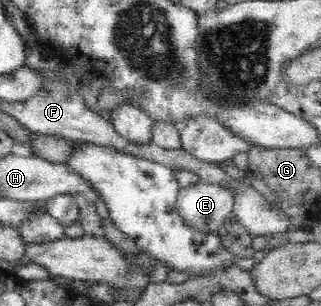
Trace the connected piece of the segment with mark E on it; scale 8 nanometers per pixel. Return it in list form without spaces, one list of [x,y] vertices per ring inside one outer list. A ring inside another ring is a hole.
[[[200,181],[180,187],[175,208],[188,227],[218,232],[222,230],[226,217],[232,213],[233,205],[234,196],[230,188]]]

